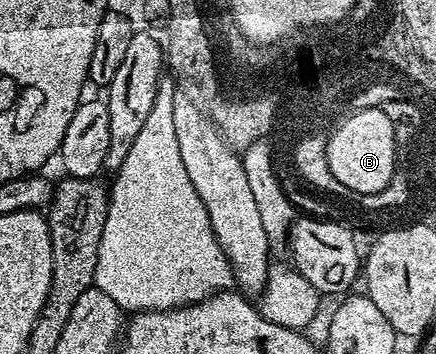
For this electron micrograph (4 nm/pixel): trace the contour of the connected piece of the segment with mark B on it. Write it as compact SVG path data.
M360 113L352 117L347 125L335 125L331 138L325 141L329 161L329 171L336 186L344 185L351 195L381 191L393 179L396 159L391 154L392 125L382 113Z

